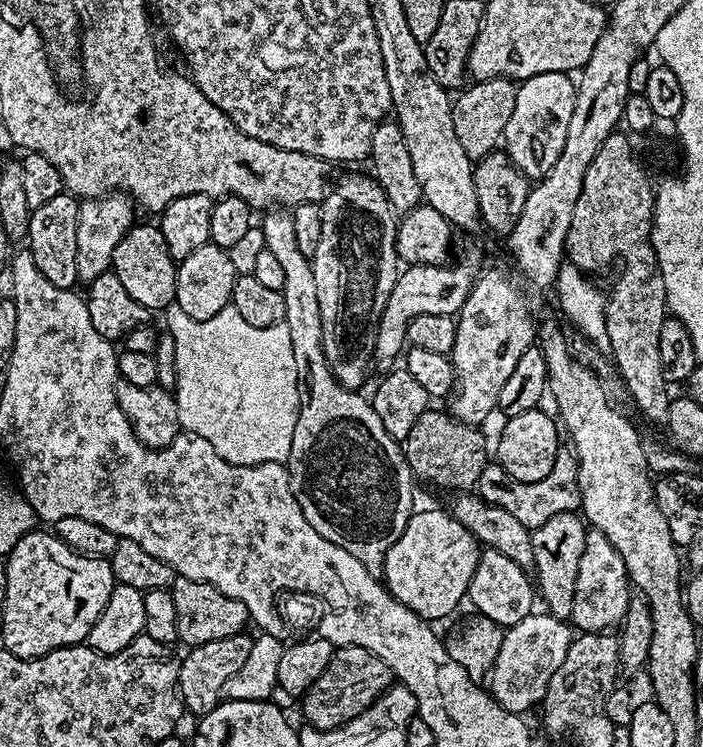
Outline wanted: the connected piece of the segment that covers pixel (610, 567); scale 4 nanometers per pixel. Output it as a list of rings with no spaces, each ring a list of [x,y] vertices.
[[[589,530],[586,534],[586,550],[582,550],[582,559],[578,561],[578,582],[574,582],[571,623],[580,632],[606,632],[615,629],[624,623],[633,593],[622,554],[614,550],[606,534]]]

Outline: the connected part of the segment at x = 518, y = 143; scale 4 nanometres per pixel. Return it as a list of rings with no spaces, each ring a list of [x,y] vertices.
[[[547,72],[530,77],[516,89],[514,114],[506,122],[502,137],[503,147],[512,164],[529,181],[542,179],[558,162],[562,146],[566,146],[566,130],[570,126],[570,114],[574,114],[576,86],[573,77],[567,72]]]

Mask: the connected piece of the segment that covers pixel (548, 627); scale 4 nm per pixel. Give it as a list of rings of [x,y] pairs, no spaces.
[[[544,610],[533,611],[531,616],[522,618],[522,622],[507,628],[502,638],[502,650],[498,650],[498,658],[490,673],[492,697],[506,710],[528,714],[535,704],[537,707],[543,701],[546,686],[550,686],[554,670],[562,666],[573,639],[573,629]]]

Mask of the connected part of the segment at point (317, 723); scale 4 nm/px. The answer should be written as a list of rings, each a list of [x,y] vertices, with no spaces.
[[[358,646],[336,648],[330,658],[330,666],[322,670],[318,682],[303,694],[302,708],[304,704],[307,727],[318,730],[341,728],[346,722],[358,718],[358,714],[366,711],[393,683],[390,666],[386,666],[382,658],[370,654],[370,650],[362,650]]]

